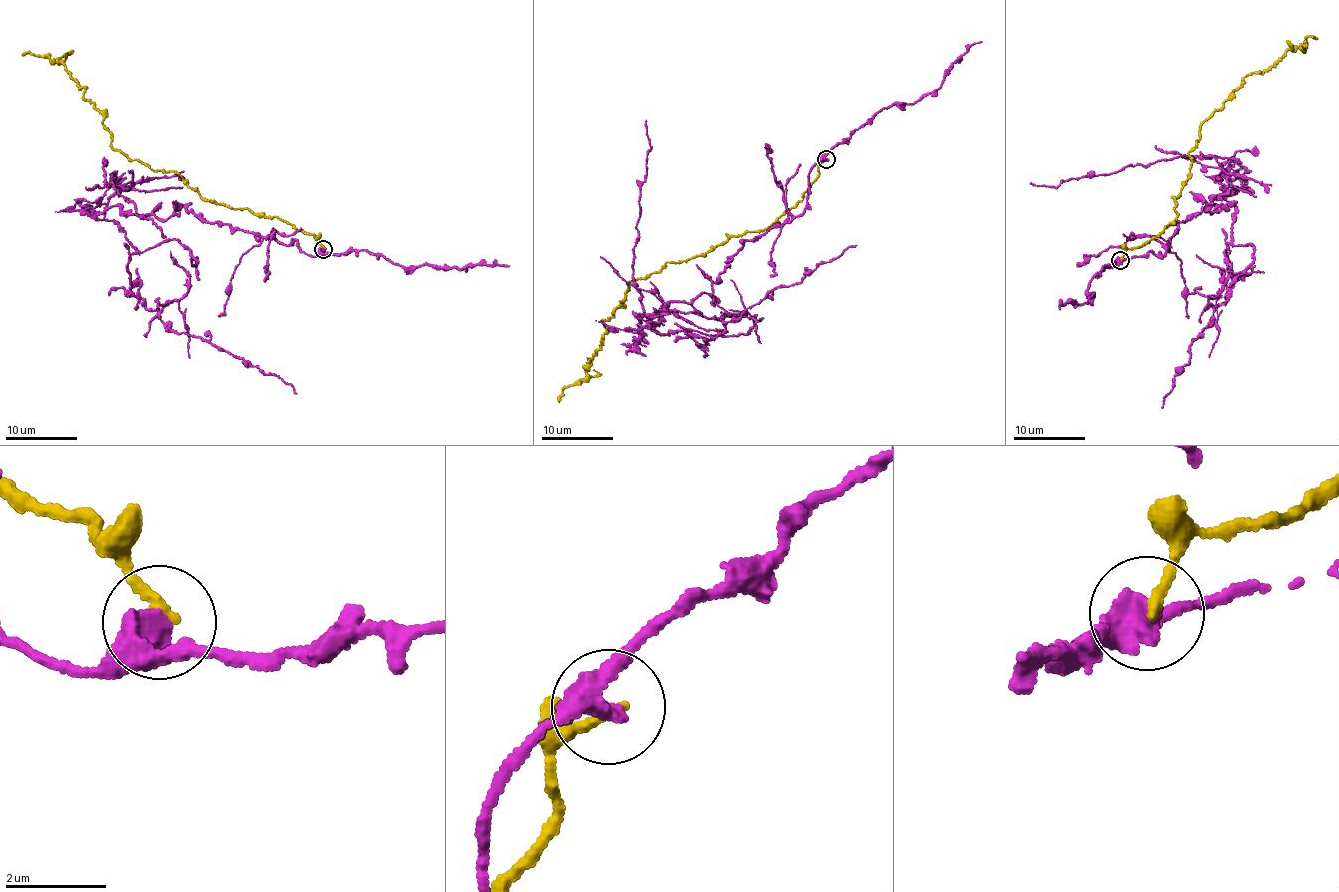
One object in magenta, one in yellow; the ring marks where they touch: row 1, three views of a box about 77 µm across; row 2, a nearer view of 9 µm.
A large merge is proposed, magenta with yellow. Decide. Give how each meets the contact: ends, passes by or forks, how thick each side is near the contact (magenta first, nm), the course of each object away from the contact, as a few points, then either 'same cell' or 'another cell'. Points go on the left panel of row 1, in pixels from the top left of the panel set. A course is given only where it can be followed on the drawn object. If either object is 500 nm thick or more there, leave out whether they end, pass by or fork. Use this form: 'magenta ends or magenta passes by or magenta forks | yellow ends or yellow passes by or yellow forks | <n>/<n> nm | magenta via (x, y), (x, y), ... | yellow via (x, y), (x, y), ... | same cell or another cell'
magenta passes by | yellow ends | 320/240 nm | magenta via (324, 250), (306, 254), (183, 206), (166, 219), (104, 212), (135, 249), (129, 280), (145, 306), (297, 394) | yellow via (324, 248), (276, 218), (212, 203), (173, 171), (127, 159), (111, 145), (84, 87), (55, 59), (23, 54) | another cell

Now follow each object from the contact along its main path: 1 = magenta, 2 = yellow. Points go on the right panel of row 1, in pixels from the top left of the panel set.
1: (1120, 260), (1164, 255), (1177, 224), (1209, 204), (1212, 213), (1227, 192), (1239, 278), (1162, 408)
2: (1120, 259), (1172, 223), (1188, 177), (1188, 154), (1203, 123), (1244, 78), (1268, 72), (1286, 50), (1317, 38)

